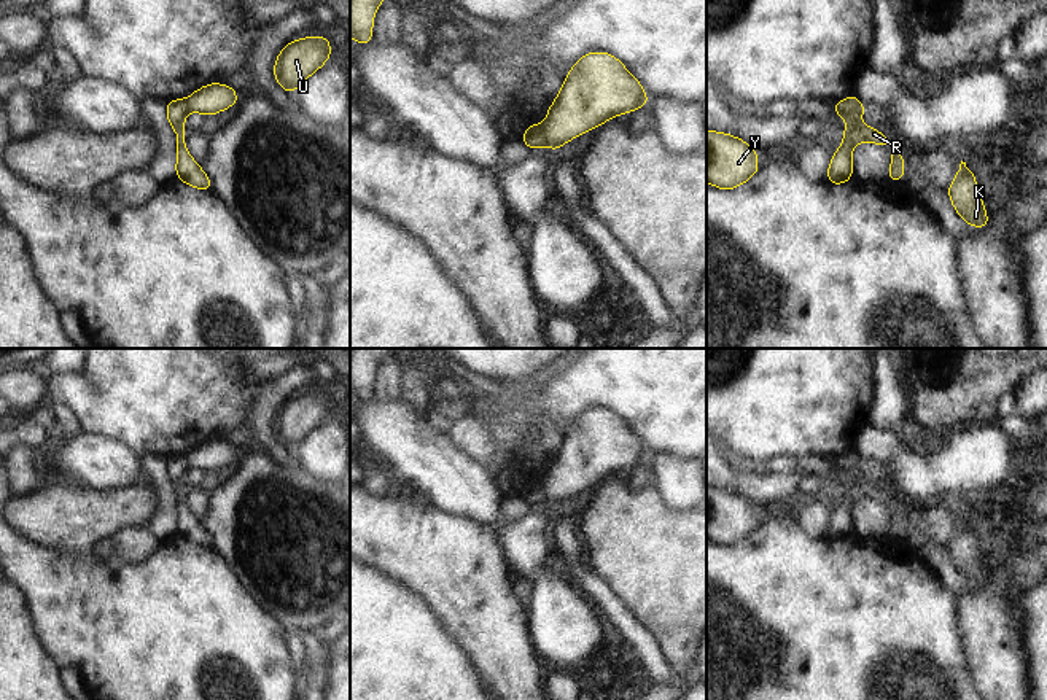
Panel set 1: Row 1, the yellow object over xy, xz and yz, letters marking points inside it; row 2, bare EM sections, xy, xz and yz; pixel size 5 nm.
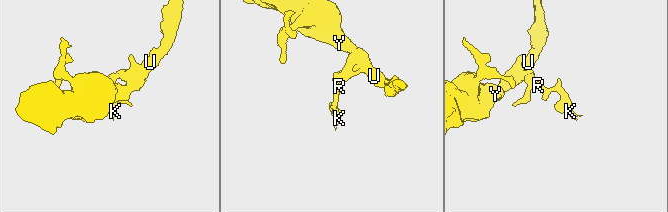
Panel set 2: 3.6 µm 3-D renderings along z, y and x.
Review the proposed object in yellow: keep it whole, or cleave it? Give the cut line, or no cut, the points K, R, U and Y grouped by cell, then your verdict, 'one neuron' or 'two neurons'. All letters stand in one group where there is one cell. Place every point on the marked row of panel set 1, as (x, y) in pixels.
cut in xz along (541, 126), (544, 143); K R / U Y; two neurons

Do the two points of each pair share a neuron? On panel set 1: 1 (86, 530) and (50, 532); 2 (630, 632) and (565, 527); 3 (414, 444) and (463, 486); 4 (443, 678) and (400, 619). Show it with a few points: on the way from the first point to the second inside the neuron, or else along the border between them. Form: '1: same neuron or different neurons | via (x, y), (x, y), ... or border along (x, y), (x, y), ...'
1: same neuron | via (77, 530), (59, 530)
2: same neuron | via (610, 606), (573, 568), (572, 552)
3: same neuron | via (427, 457), (451, 481)
4: same neuron | via (428, 664), (400, 633)

